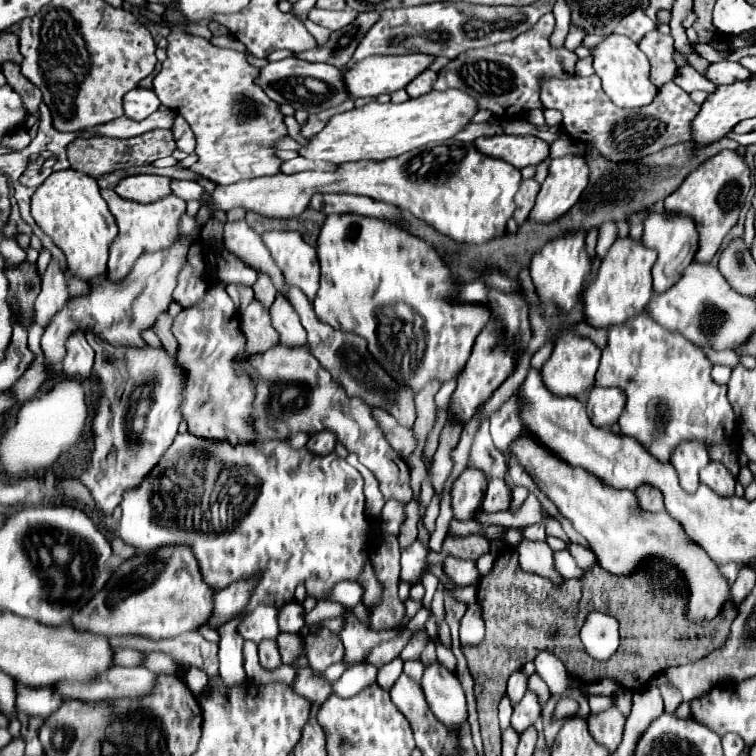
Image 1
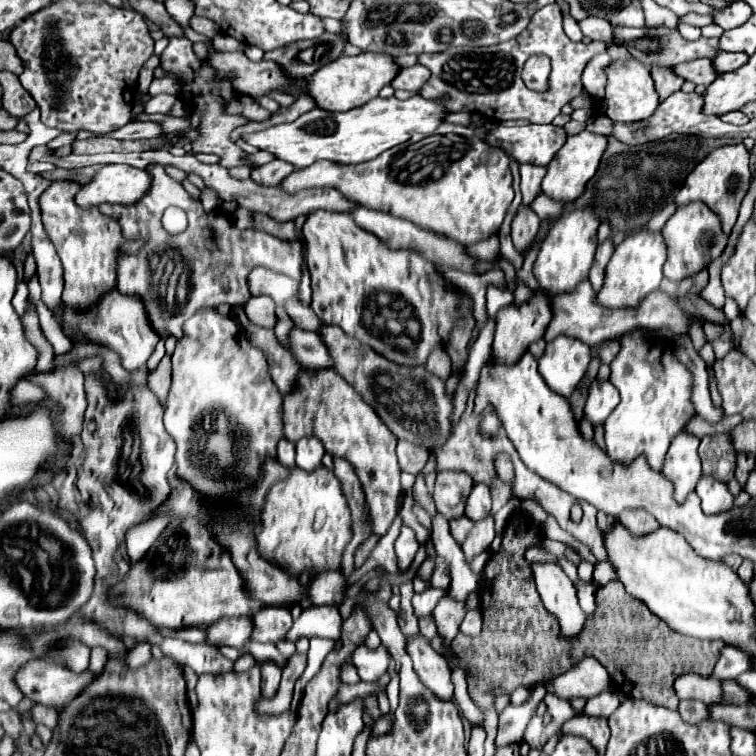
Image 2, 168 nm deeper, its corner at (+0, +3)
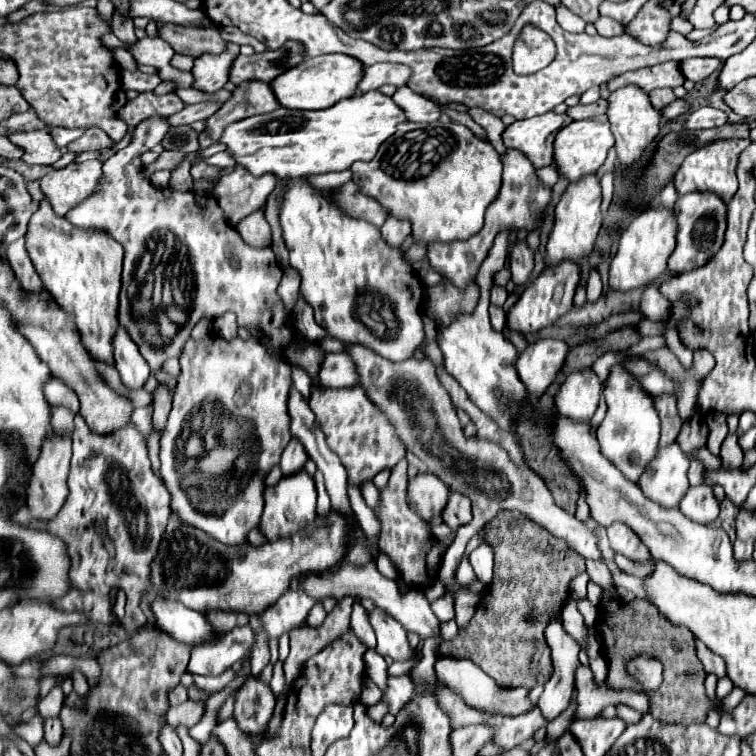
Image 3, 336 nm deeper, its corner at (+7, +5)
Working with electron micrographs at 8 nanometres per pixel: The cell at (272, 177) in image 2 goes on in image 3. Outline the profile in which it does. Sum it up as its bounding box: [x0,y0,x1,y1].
[213,168,277,228]

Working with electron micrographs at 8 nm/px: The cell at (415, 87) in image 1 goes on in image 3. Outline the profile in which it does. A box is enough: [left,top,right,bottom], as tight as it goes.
[357,64,411,92]

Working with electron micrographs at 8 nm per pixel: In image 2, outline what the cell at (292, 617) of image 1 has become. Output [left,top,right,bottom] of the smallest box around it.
[252,606,292,642]

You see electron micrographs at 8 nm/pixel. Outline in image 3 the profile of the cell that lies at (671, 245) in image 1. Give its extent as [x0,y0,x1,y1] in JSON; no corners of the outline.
[669,192,727,274]

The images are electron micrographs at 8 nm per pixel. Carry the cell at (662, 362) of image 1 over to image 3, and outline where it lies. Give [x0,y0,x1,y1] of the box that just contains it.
[597,366,659,482]

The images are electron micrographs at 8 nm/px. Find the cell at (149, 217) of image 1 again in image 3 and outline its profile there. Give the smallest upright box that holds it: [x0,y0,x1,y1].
[65,116,325,386]

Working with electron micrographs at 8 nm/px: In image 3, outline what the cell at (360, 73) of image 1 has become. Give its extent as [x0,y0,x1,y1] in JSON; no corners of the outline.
[271,54,363,110]

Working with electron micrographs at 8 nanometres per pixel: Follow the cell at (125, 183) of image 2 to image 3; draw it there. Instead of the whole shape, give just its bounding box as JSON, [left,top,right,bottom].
[41,162,101,216]

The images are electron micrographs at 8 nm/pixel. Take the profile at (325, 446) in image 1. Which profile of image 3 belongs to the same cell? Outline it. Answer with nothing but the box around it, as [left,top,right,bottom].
[279,438,307,476]

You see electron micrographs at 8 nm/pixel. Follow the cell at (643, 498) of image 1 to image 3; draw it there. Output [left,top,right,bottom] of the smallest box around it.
[607,522,649,562]

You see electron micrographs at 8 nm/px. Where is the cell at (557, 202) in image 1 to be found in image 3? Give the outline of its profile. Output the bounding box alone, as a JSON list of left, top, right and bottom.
[555,116,615,182]

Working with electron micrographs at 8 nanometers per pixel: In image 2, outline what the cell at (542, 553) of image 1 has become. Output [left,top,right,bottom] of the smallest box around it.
[530,562,586,636]

